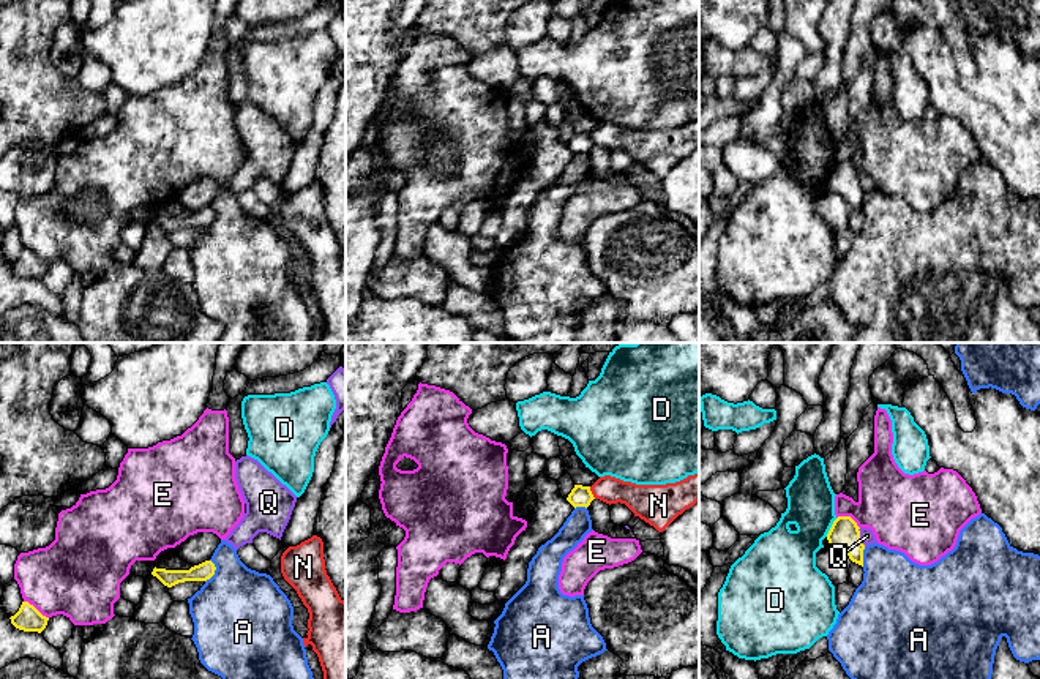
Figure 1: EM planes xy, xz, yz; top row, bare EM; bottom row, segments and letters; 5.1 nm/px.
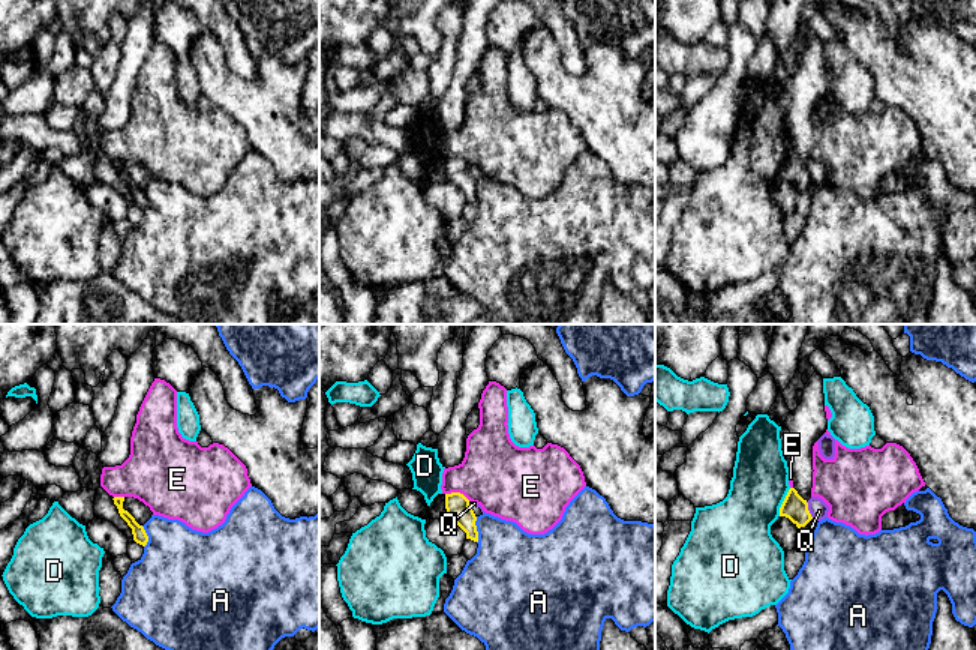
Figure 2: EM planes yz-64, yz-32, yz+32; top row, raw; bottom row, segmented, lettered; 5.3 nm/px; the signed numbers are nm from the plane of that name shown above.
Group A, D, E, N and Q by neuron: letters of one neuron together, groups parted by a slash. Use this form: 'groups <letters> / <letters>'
groups A / D / E / N / Q

